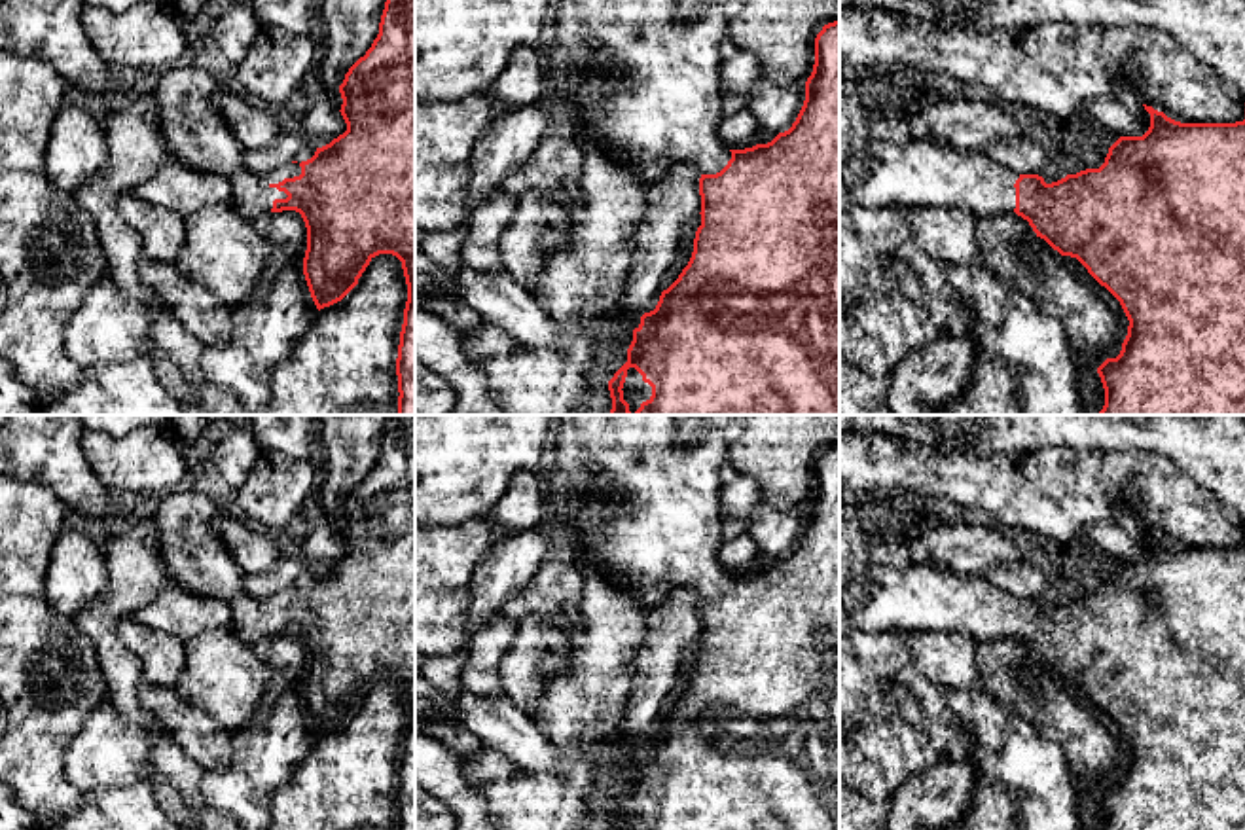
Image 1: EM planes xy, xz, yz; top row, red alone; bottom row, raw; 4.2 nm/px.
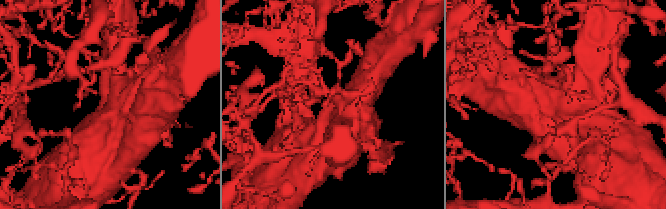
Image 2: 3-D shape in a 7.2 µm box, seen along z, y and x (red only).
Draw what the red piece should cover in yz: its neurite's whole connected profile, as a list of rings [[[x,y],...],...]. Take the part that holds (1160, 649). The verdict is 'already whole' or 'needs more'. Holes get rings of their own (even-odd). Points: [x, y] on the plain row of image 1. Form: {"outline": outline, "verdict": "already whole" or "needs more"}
{"outline": [[[896,491],[889,496],[860,495],[839,498],[839,633],[849,629],[870,633],[965,631],[978,642],[1016,637],[1054,675],[1061,680],[1076,682],[1120,726],[1129,745],[1120,779],[1107,783],[1097,792],[1105,813],[1105,830],[1245,830],[1245,544],[1236,548],[1181,548],[1143,529],[1150,538],[1150,551],[1143,561],[1120,561],[1109,572],[1105,587],[1099,593],[1086,593],[1046,608],[1038,599],[1018,599],[991,584],[985,576],[965,576],[947,568],[913,563],[908,544],[925,532],[917,525],[919,514],[938,517],[940,523],[957,517],[957,512],[944,500],[921,498],[910,491]]], "verdict": "needs more"}

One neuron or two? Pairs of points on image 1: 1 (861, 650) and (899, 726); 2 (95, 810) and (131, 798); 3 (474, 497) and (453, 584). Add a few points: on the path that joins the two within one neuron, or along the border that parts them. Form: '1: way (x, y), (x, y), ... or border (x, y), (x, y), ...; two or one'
1: way (861, 669), (861, 688), (880, 707); one
2: way (105, 810), (122, 808); one
3: border (489, 516), (472, 516), (459, 523), (434, 527); two

